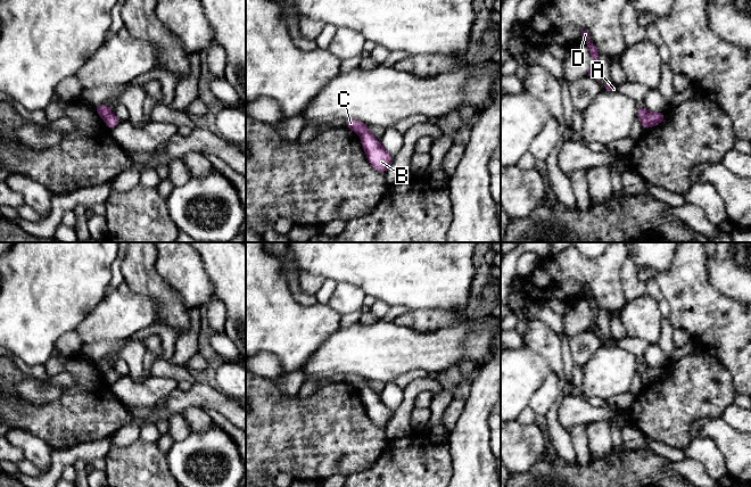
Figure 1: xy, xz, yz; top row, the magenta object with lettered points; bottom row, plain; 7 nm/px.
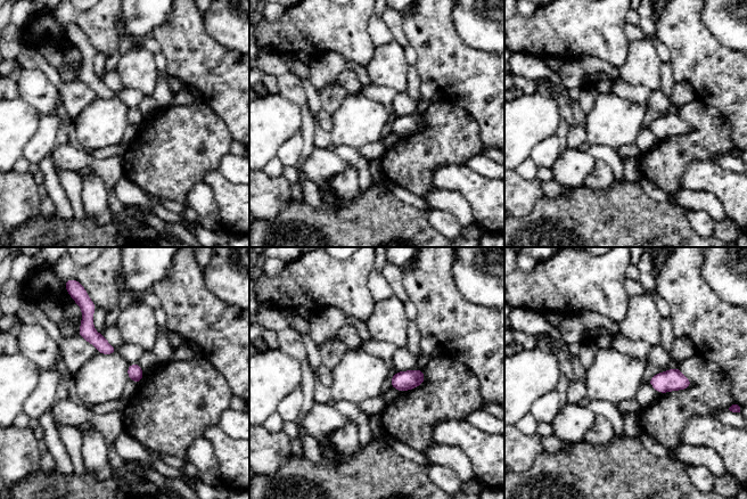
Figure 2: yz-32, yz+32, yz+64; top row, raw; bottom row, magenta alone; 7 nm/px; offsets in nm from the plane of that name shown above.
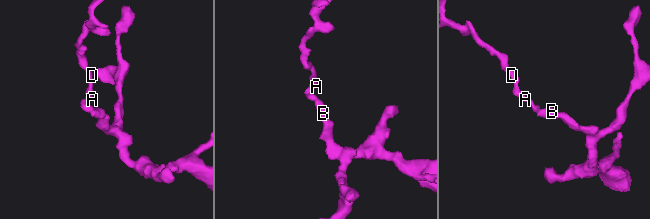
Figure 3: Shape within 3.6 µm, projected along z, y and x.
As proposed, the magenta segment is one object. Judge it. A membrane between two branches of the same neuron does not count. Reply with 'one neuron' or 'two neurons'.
two neurons

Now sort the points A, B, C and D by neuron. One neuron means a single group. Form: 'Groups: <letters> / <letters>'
Groups: A C D / B

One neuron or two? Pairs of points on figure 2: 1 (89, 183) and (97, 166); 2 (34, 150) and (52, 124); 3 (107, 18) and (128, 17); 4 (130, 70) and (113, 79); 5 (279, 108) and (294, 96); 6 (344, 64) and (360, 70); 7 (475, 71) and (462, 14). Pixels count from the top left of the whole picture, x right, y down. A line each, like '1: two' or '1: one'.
1: two
2: one
3: two
4: two
5: two
6: one
7: two

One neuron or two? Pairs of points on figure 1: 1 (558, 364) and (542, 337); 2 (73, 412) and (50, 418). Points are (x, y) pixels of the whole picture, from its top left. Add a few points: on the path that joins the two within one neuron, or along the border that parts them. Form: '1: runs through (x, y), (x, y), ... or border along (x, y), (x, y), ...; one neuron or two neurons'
1: runs through (554, 357), (549, 344); one neuron
2: runs through (67, 418), (56, 418); one neuron

